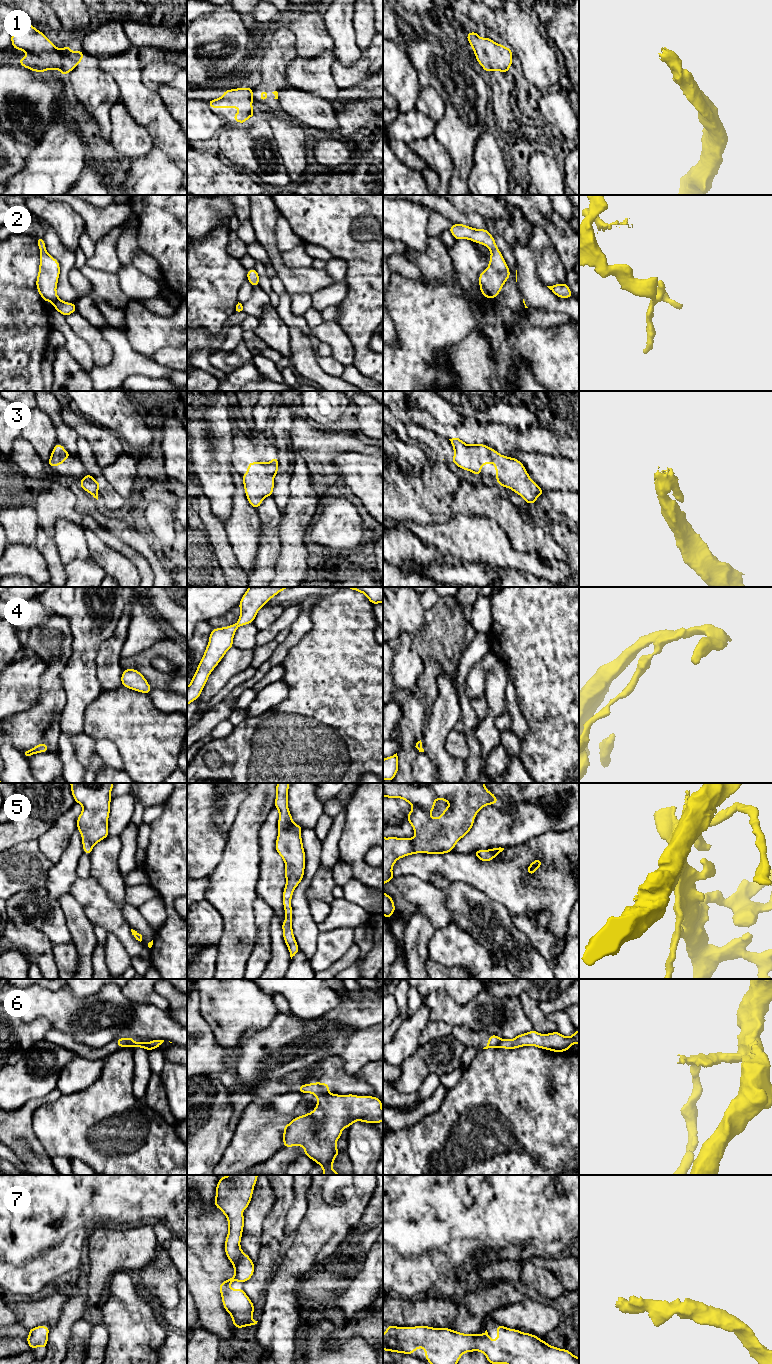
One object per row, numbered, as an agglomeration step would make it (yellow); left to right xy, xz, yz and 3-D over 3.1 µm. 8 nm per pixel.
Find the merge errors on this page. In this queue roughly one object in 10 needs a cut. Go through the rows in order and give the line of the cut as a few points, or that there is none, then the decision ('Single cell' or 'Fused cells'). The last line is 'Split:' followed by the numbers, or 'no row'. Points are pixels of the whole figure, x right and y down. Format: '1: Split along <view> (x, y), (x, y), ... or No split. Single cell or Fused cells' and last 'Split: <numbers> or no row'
1: No split. Single cell
2: No split. Single cell
3: No split. Single cell
4: No split. Single cell
5: No split. Single cell
6: Split along xz (329, 1093), (317, 1097). Fused cells
7: No split. Single cell
Split: 6

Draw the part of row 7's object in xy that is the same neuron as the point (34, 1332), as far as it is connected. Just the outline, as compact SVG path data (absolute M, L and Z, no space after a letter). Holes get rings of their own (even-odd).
M38 1326L32 1329L29 1329L29 1335L26 1339L27 1343L30 1346L30 1349L37 1347L46 1348L48 1342L48 1333L50 1329L49 1326Z

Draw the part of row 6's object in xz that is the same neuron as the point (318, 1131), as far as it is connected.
M329 1094L317 1097L317 1106L310 1113L294 1118L283 1126L283 1147L303 1146L305 1156L323 1168L323 1175L340 1175L332 1169L336 1156L341 1152L336 1143L342 1130L355 1121L365 1123L383 1122L382 1101L374 1096L357 1096L354 1094Z

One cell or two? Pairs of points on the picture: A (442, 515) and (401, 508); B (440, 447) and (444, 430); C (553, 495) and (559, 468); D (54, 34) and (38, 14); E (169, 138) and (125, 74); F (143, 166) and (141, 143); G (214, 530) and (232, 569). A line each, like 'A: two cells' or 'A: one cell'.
A: one cell
B: two cells
C: two cells
D: one cell
E: one cell
F: two cells
G: one cell

